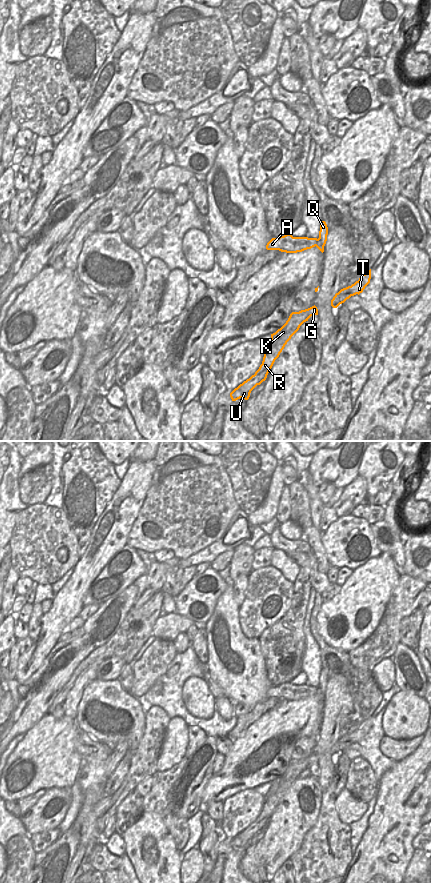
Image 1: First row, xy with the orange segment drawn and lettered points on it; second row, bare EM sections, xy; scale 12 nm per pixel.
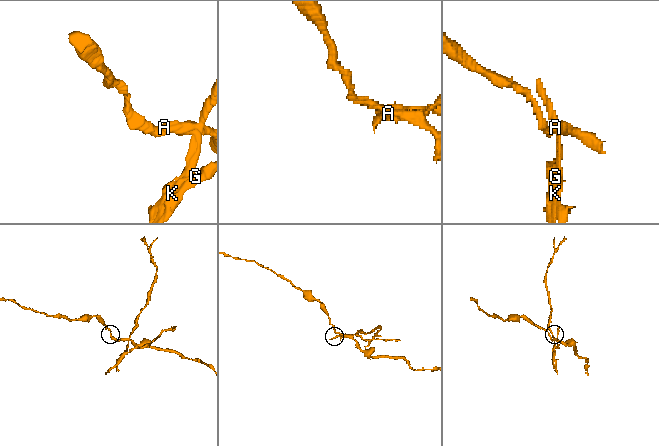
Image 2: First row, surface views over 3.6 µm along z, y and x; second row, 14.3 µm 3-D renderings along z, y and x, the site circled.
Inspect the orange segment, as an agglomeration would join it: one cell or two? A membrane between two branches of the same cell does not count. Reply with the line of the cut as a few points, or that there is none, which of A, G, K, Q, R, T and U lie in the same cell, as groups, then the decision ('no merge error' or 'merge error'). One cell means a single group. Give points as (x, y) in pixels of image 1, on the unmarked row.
cut in xy along (318, 687), (316, 694); A / G K Q R T U; merge error

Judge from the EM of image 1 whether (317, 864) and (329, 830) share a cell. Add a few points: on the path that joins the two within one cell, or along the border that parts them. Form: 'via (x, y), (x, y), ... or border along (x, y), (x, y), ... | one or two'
via (322, 856), (330, 845), (329, 838) | one

